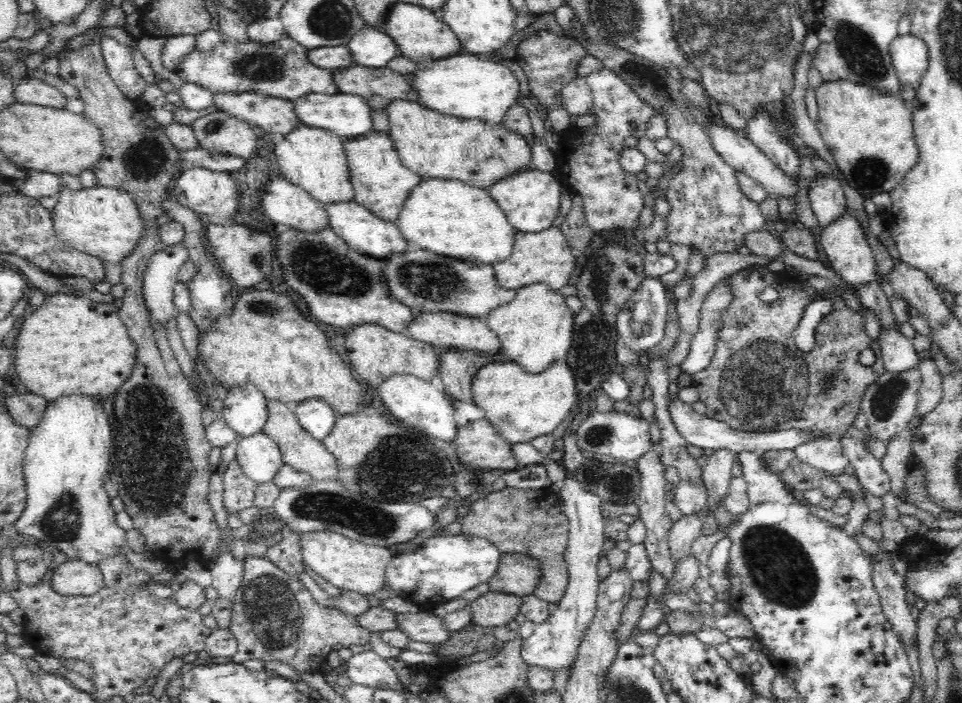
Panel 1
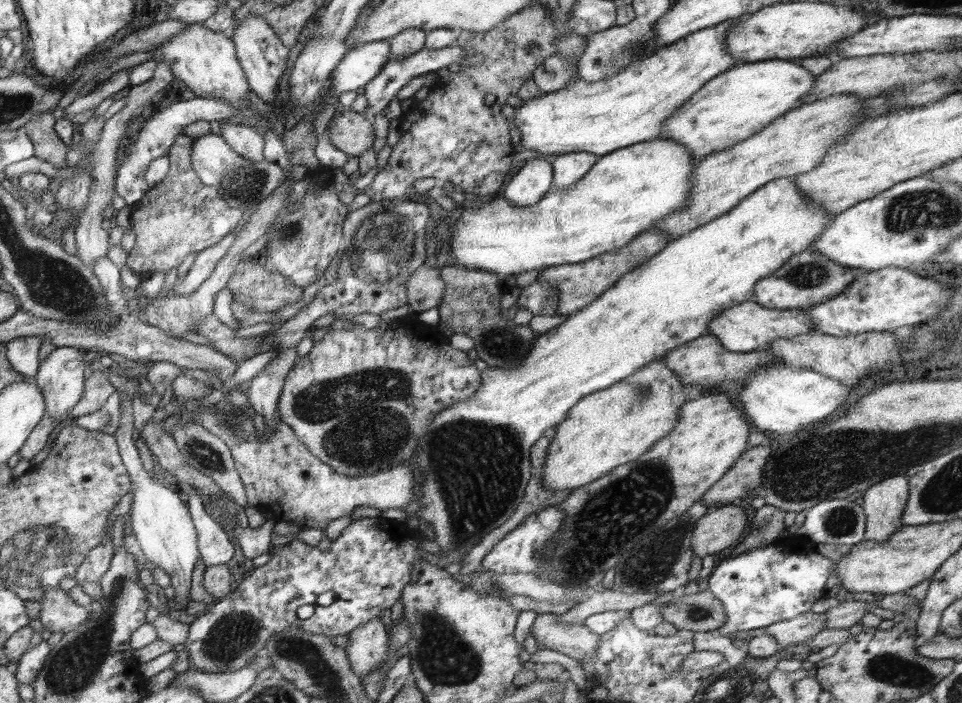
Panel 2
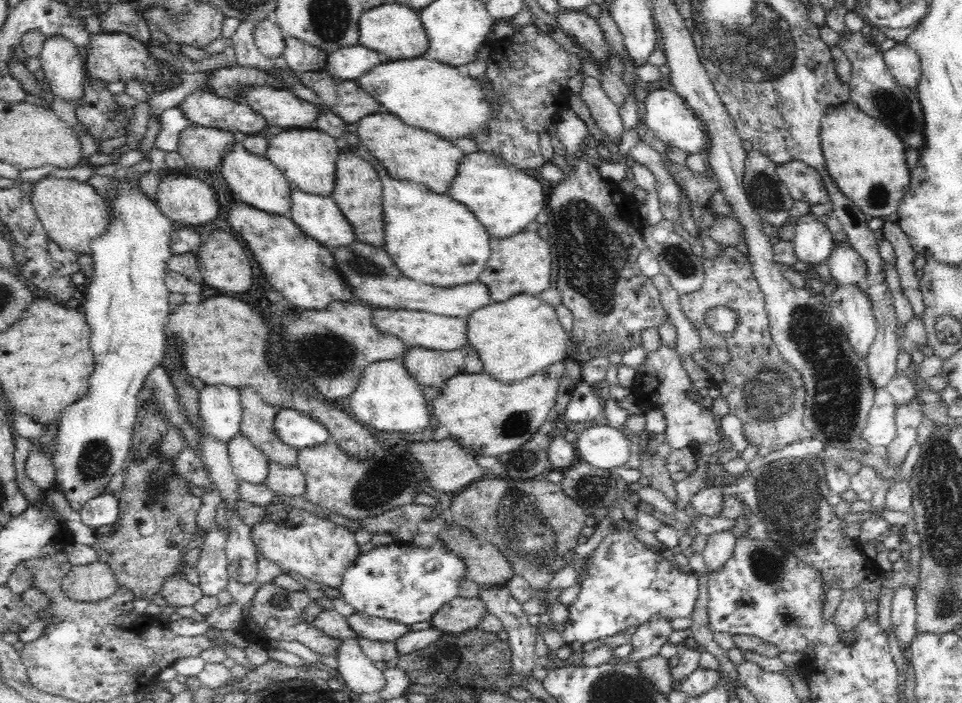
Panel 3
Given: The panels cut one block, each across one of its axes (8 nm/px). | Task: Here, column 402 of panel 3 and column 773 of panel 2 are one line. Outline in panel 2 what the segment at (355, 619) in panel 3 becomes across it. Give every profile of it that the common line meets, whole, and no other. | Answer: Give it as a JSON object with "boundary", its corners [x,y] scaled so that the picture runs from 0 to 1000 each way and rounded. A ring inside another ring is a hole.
{"boundary":[[[834,872],[821,882],[813,882],[796,892],[809,912],[810,919],[815,923],[818,919],[834,917],[842,910],[848,900],[859,895],[859,872]]]}

